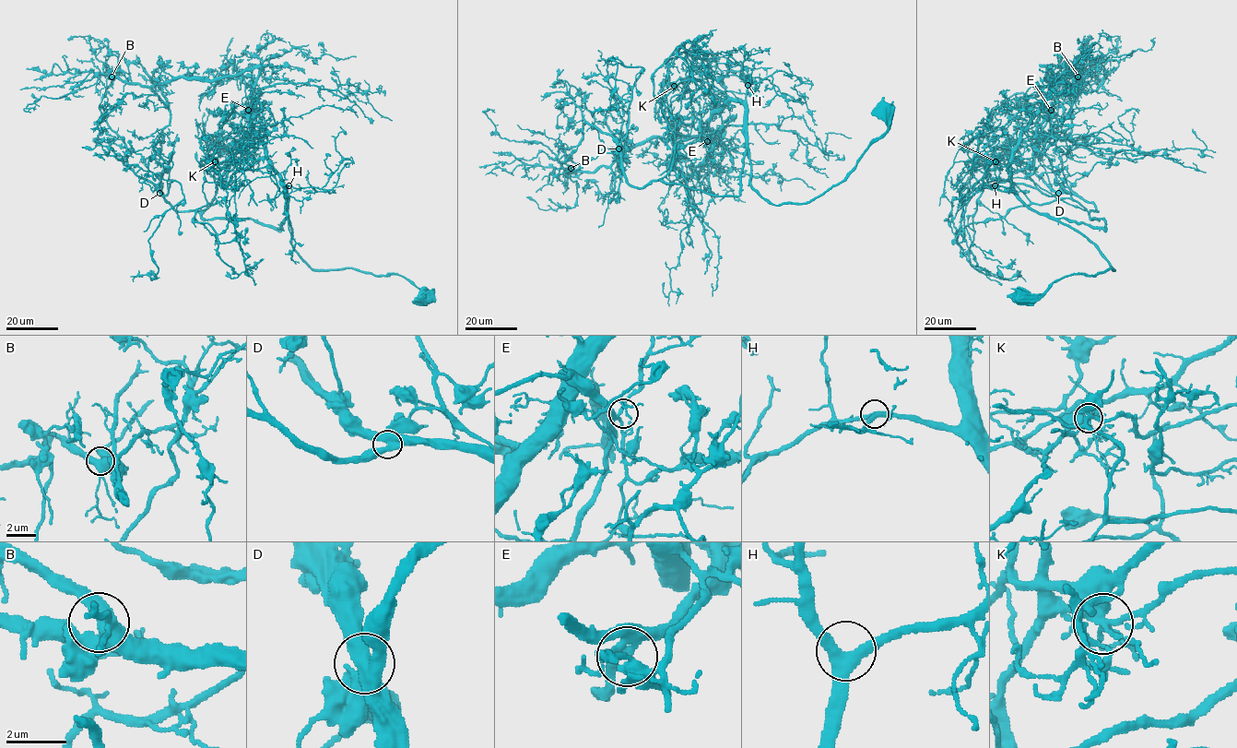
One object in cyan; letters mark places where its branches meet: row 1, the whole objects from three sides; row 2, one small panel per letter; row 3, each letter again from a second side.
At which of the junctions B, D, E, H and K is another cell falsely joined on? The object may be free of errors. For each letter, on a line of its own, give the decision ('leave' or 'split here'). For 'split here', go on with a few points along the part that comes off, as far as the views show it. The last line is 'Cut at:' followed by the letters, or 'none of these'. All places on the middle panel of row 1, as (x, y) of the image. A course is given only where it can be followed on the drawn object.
B: leave
D: leave
E: leave
H: leave
K: split here | (674, 86), (666, 100), (680, 140), (718, 131), (720, 108), (701, 72), (702, 60), (736, 48)
Cut at: K

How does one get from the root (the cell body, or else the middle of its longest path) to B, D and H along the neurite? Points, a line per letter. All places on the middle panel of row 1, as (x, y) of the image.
B: (884, 112), (855, 168), (803, 203), (751, 186), (735, 101), (709, 119), (717, 141), (649, 137), (571, 168)
D: (884, 112), (889, 128), (855, 168), (803, 203), (766, 200), (748, 148), (738, 195), (632, 186), (618, 148)
H: (884, 112), (889, 128), (868, 147), (842, 180), (808, 201), (772, 205), (750, 183), (746, 100), (748, 85)

